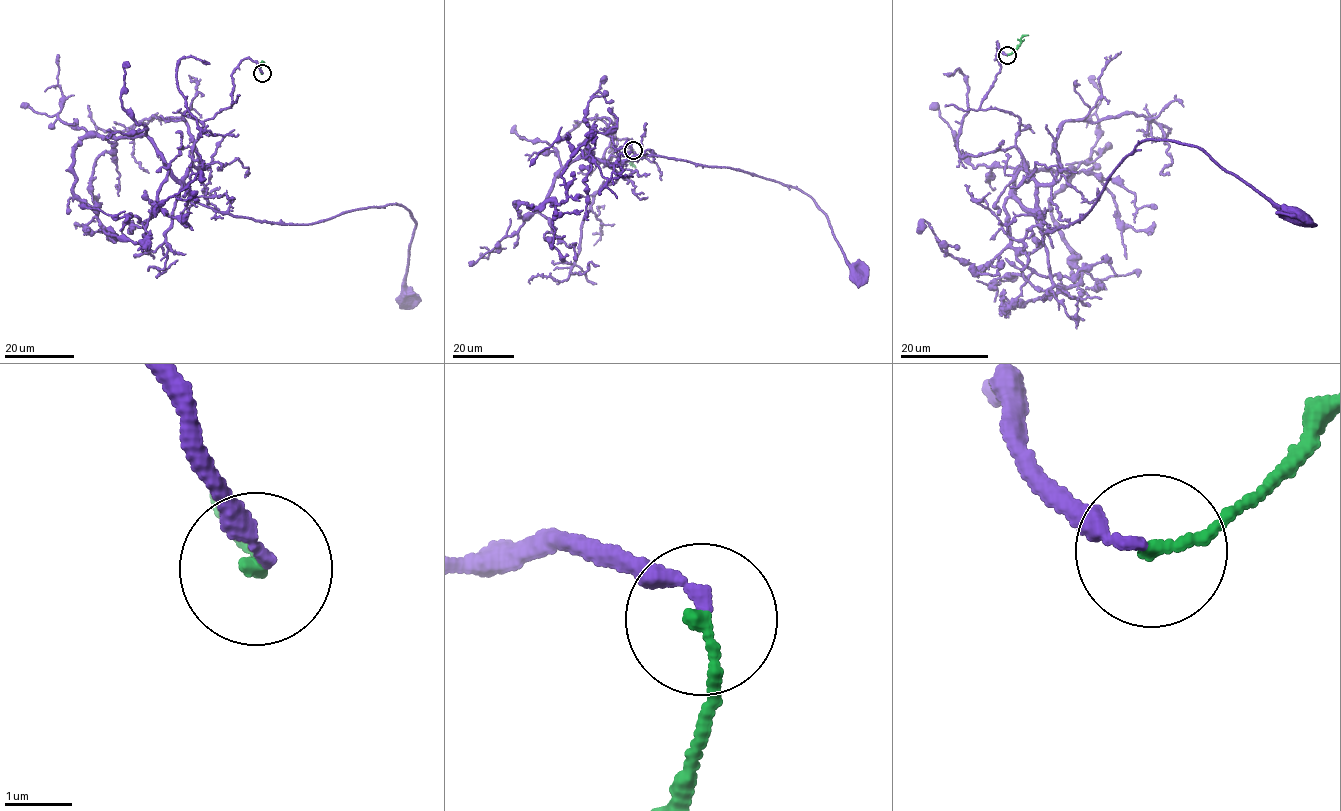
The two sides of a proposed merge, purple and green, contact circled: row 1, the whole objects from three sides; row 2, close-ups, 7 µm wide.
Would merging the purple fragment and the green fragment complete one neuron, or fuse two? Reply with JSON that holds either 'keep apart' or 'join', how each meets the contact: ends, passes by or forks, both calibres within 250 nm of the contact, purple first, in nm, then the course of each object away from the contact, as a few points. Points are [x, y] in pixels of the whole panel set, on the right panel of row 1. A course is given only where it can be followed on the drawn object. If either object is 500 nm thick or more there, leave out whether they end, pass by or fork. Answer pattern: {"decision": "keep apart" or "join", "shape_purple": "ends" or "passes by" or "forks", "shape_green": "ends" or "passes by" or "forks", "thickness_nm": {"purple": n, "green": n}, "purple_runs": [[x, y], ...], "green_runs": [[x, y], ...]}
{"decision": "join", "shape_purple": "ends", "shape_green": "ends", "thickness_nm": {"purple": 200, "green": 190}, "purple_runs": [[1007, 54], [997, 43], [980, 108], [1018, 116], [1043, 233], [1083, 217], [1150, 139], [1201, 148], [1298, 221]], "green_runs": [[1007, 55], [1016, 48], [1023, 36], [1028, 35]]}

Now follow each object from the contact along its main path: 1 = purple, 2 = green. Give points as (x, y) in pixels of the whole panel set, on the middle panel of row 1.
1: (633, 150), (608, 152), (614, 131), (612, 158), (603, 160), (659, 156), (799, 188), (859, 274)
2: (633, 150), (631, 162), (635, 167)

